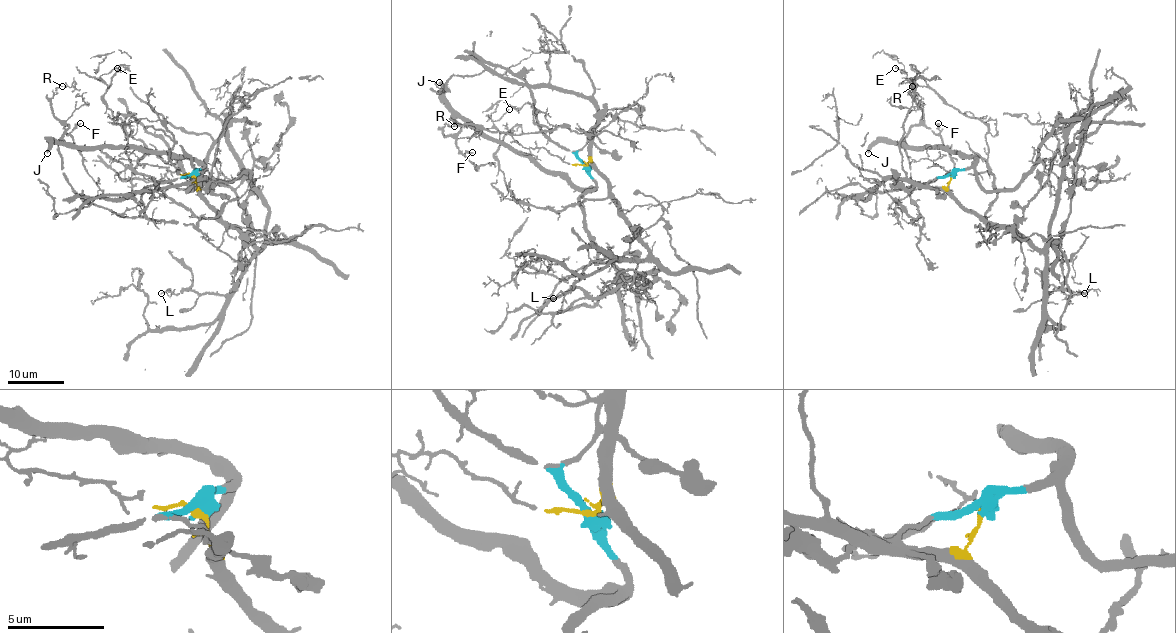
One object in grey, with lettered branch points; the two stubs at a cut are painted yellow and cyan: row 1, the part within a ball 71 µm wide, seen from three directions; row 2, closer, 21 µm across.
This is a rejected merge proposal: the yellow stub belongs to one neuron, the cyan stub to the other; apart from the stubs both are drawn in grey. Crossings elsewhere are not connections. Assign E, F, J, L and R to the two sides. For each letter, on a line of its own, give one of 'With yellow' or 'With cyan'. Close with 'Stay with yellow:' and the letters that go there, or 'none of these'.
E: With yellow
F: With cyan
J: With cyan
L: With yellow
R: With cyan
Stay with yellow: E, L

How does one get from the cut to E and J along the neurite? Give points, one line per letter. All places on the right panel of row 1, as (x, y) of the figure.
E: (951, 176), (947, 190), (985, 217), (996, 197), (988, 165), (988, 127), (895, 67)
J: (951, 175), (971, 166), (972, 158), (943, 148), (902, 148), (896, 142), (876, 142), (868, 152)

